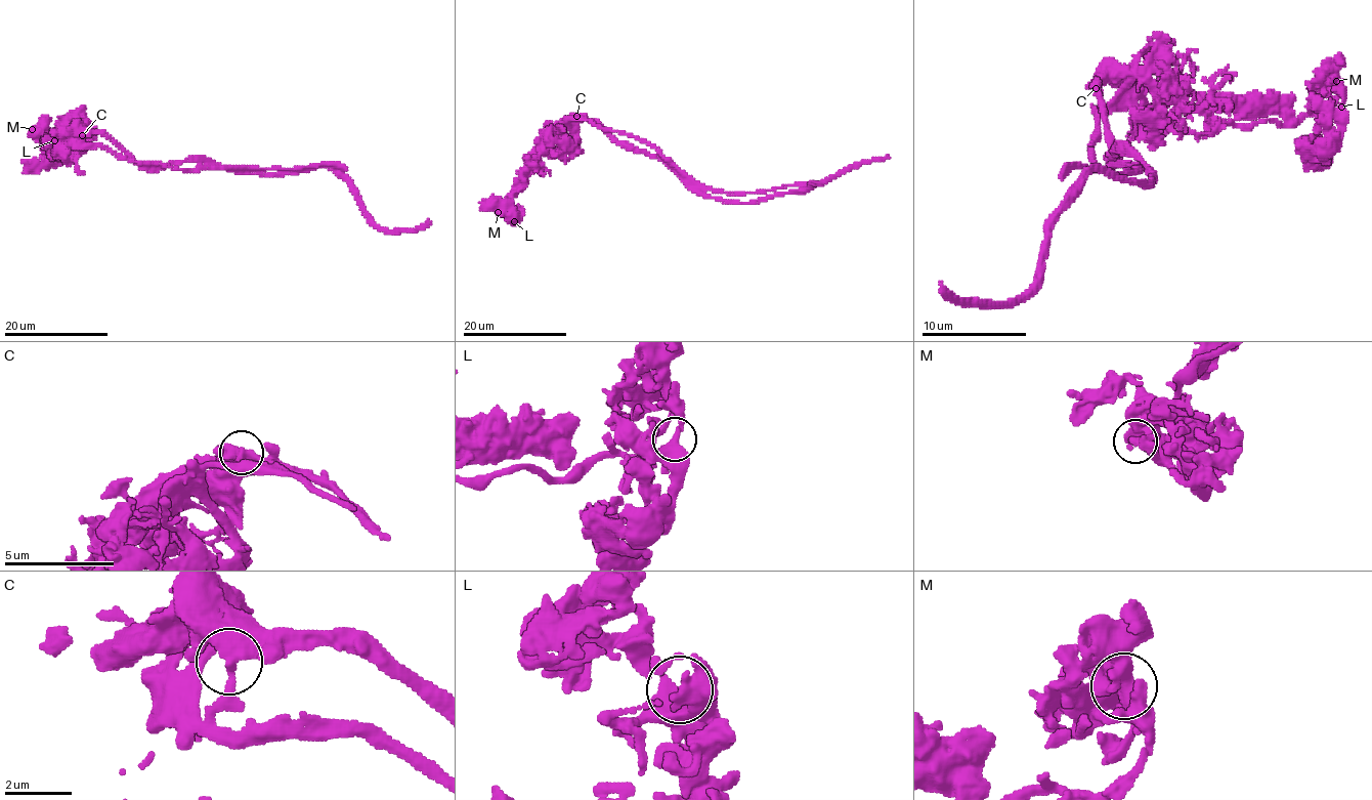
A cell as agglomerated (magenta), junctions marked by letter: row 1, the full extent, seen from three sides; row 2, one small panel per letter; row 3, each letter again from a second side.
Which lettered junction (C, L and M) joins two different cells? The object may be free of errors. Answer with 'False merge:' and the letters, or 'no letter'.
False merge: C

